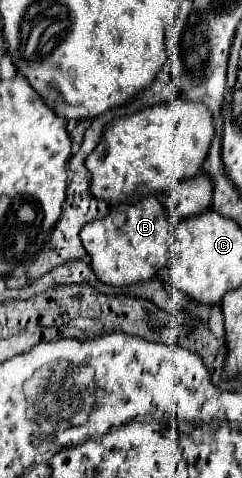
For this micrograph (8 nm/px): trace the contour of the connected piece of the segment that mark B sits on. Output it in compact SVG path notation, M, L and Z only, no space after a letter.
M144 197L134 205L112 207L104 219L88 223L80 231L80 239L90 255L94 275L106 285L122 287L152 279L168 263L168 249L172 247L174 235L170 233L162 203L156 197Z

